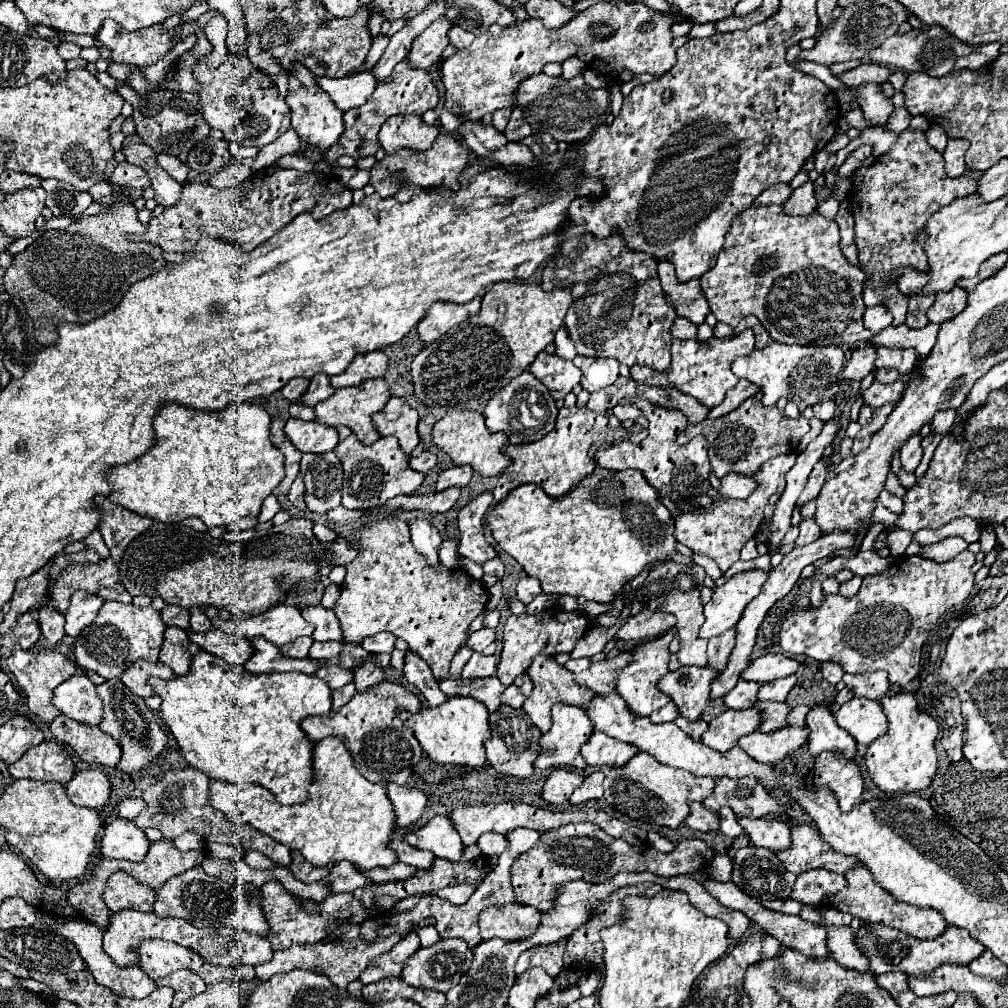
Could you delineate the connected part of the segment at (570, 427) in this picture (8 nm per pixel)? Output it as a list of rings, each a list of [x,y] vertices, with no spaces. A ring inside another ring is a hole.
[[[575,405],[573,409],[567,409],[567,407],[559,409],[555,429],[551,433],[547,433],[543,439],[539,439],[535,443],[505,447],[505,453],[511,457],[511,465],[503,471],[497,487],[493,489],[493,495],[495,495],[493,505],[499,503],[511,489],[515,489],[523,483],[535,483],[541,489],[545,489],[545,493],[551,497],[567,495],[567,491],[571,491],[583,477],[591,475],[591,471],[595,469],[595,461],[591,461],[591,457],[589,457],[589,447],[593,443],[625,439],[641,430],[642,427],[638,424],[632,425],[629,429],[623,427],[611,429],[607,413],[593,413],[587,407]]]

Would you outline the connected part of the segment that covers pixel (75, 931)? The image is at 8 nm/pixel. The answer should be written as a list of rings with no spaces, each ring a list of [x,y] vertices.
[[[75,919],[65,923],[63,927],[47,927],[47,929],[59,929],[59,935],[67,937],[69,941],[73,941],[83,957],[83,961],[87,963],[87,969],[93,973],[95,981],[103,987],[107,987],[109,991],[113,991],[119,997],[129,997],[129,999],[145,999],[147,995],[151,995],[157,989],[157,983],[153,979],[149,979],[139,965],[129,965],[129,967],[119,967],[113,963],[111,957],[107,957],[107,953],[101,947],[101,939],[103,939],[103,931],[99,927],[95,927],[93,923],[85,921],[85,919]]]

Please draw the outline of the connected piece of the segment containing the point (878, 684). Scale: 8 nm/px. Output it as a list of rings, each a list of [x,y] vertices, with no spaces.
[[[875,671],[875,673],[859,673],[859,675],[843,675],[845,685],[857,695],[857,697],[867,697],[873,701],[879,701],[885,691],[889,689],[889,679],[887,671]]]

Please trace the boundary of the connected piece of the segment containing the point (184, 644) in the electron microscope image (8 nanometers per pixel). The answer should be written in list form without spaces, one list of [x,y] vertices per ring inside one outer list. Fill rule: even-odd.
[[[167,627],[165,635],[163,635],[163,645],[161,645],[161,653],[159,653],[159,661],[169,665],[175,675],[185,675],[189,671],[191,665],[191,657],[199,651],[199,647],[195,647],[187,633],[179,627]]]

